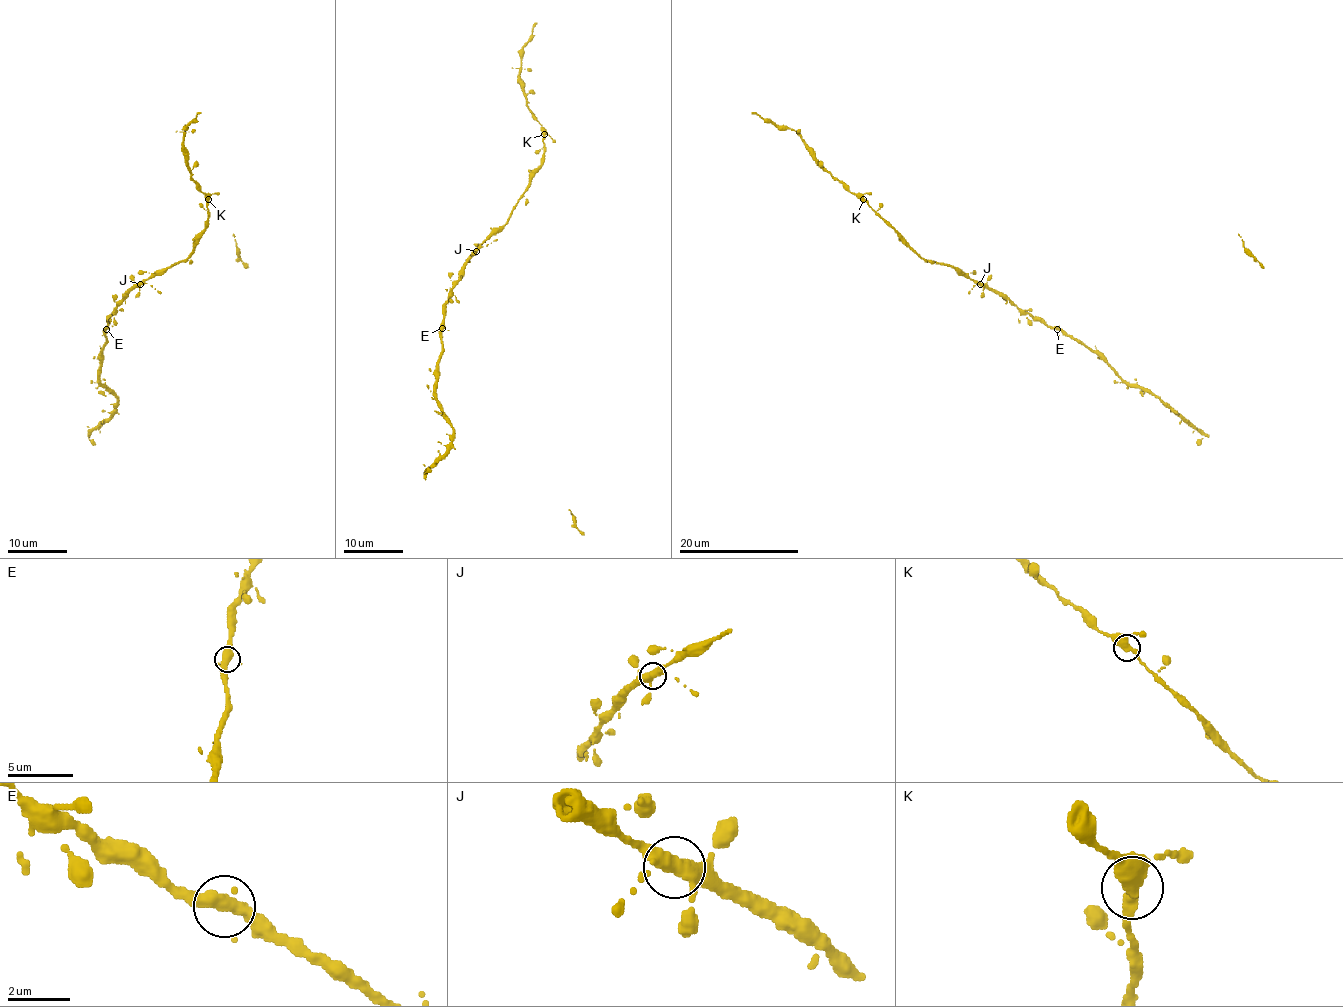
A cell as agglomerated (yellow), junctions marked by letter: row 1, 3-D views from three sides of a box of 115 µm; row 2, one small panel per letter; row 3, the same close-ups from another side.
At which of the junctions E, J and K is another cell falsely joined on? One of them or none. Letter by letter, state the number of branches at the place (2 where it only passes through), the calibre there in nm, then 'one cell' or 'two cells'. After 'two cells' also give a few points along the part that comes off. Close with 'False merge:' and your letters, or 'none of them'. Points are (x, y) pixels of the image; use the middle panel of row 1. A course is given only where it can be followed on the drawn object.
E: branches 3; calibre 360 nm; one cell
J: branches 3; calibre 360 nm; one cell
K: branches 3; calibre 360 nm; one cell
False merge: none of them

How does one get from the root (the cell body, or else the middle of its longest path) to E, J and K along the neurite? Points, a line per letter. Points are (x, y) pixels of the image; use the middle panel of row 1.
E: (446, 301), (442, 328)
J: (446, 301), (448, 292), (476, 251)
K: (446, 301), (448, 292), (460, 279), (470, 255), (506, 222), (530, 177), (537, 170), (543, 153), (543, 134)

